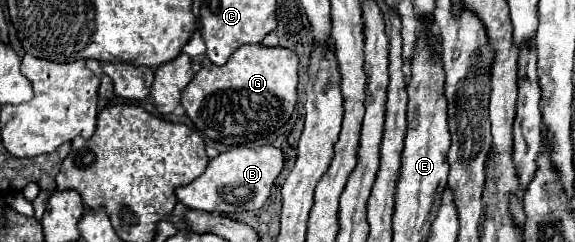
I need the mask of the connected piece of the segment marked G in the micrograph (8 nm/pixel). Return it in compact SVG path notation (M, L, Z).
M247 44L233 52L225 66L203 66L183 90L183 108L199 132L227 146L253 144L279 130L297 104L299 58L287 48Z

